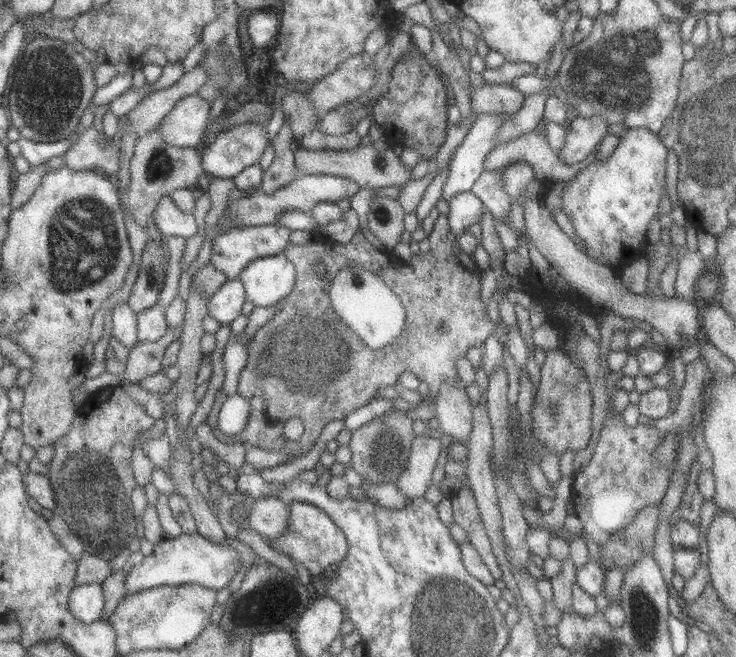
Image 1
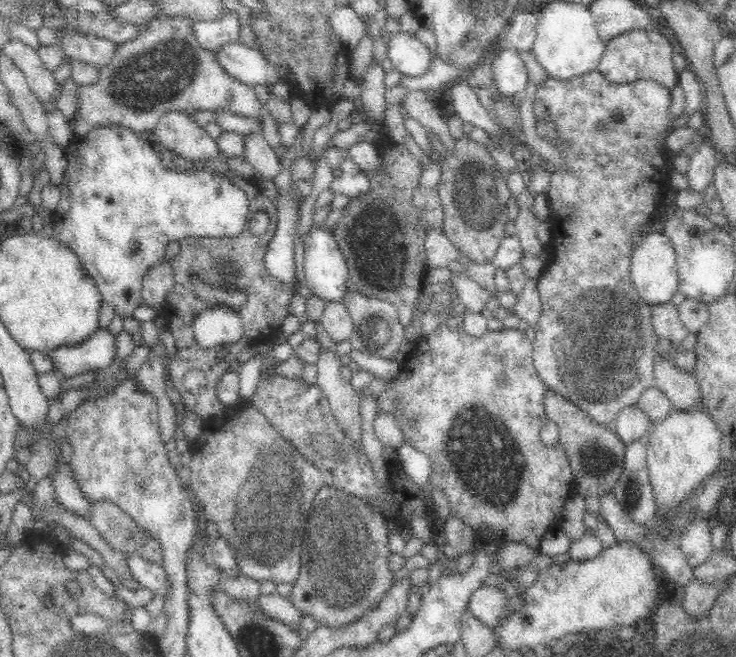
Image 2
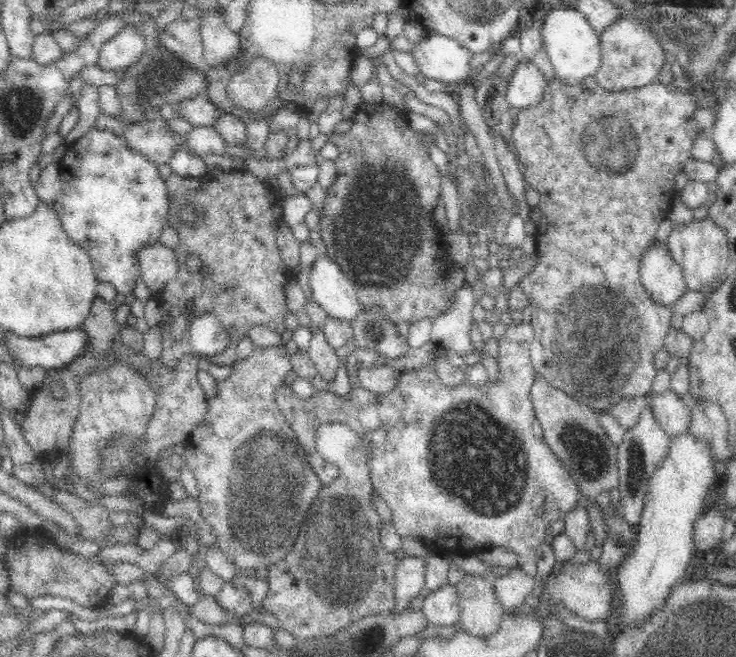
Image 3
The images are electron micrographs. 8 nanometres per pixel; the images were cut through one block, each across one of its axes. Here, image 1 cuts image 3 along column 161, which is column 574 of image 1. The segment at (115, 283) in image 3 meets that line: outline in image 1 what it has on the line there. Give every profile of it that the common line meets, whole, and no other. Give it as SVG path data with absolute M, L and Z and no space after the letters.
M646 128L627 129L620 135L614 152L604 161L591 162L567 180L562 189L562 211L570 219L574 234L586 247L586 255L598 264L606 266L617 275L622 269L640 259L646 252L650 222L657 217L662 190L666 186L666 156L668 149L657 133Z

